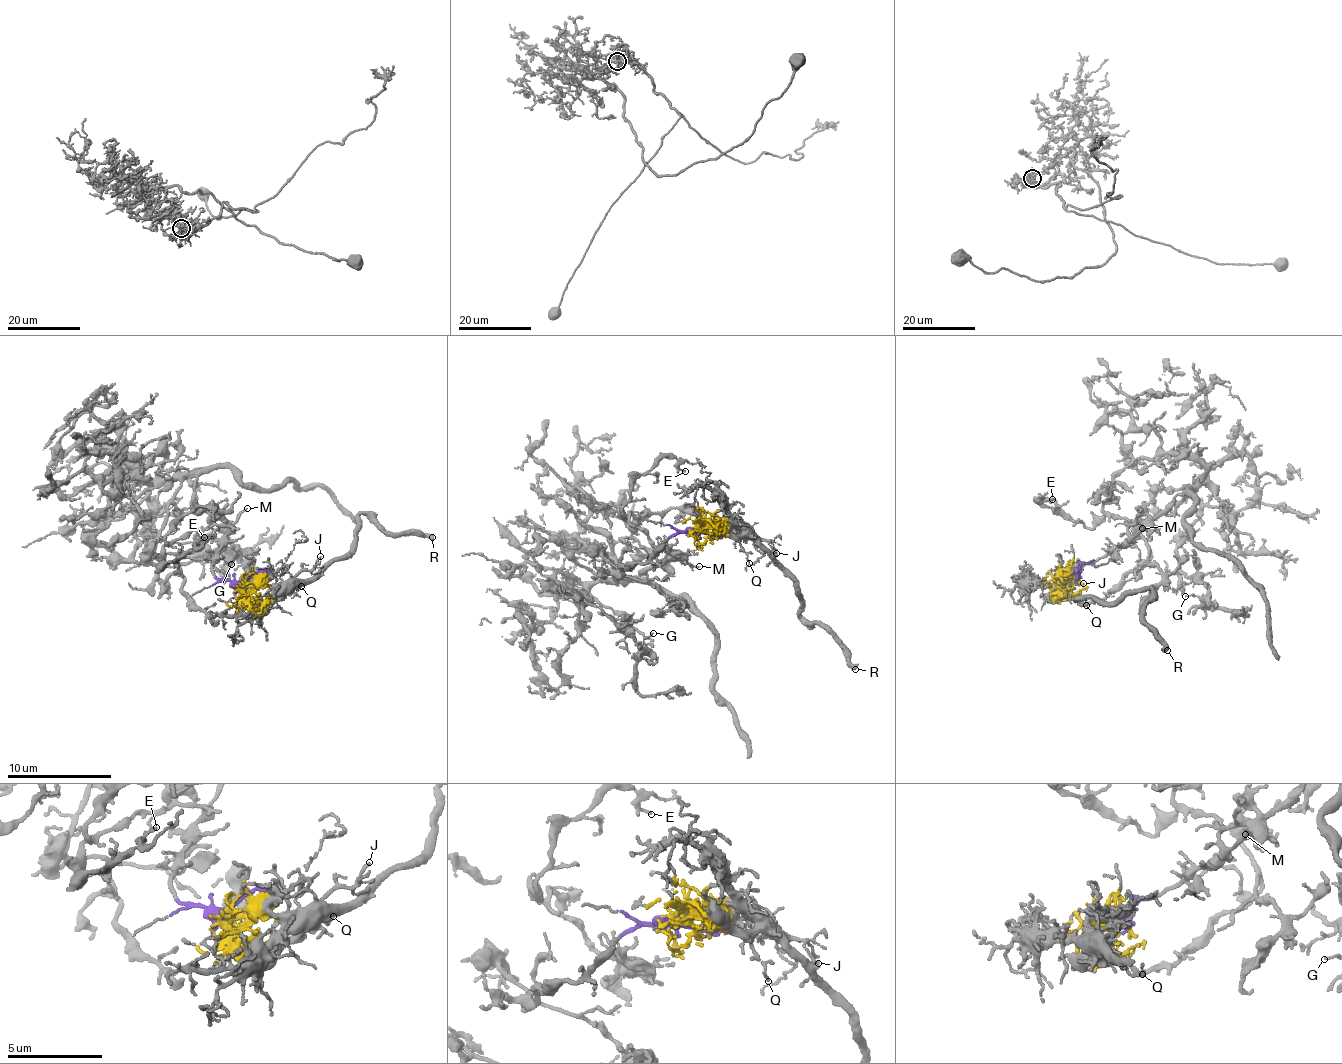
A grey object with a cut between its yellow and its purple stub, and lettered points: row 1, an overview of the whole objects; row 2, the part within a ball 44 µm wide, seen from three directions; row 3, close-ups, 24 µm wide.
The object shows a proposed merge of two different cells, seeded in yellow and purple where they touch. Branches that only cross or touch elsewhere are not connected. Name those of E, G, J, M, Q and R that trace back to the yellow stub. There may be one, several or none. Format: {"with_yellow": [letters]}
{"with_yellow": ["J", "Q", "R"]}

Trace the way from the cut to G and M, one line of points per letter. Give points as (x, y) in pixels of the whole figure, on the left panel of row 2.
G: (240, 588), (212, 569), (228, 528), (196, 479), (134, 488), (135, 561), (222, 550), (232, 564)
M: (240, 588), (216, 576), (213, 567), (221, 540), (247, 509)

